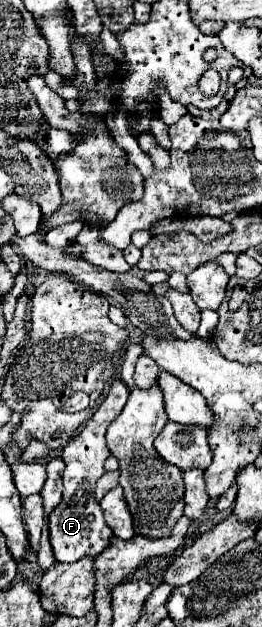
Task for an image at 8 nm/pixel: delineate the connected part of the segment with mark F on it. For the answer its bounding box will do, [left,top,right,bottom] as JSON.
[50,379,128,563]

